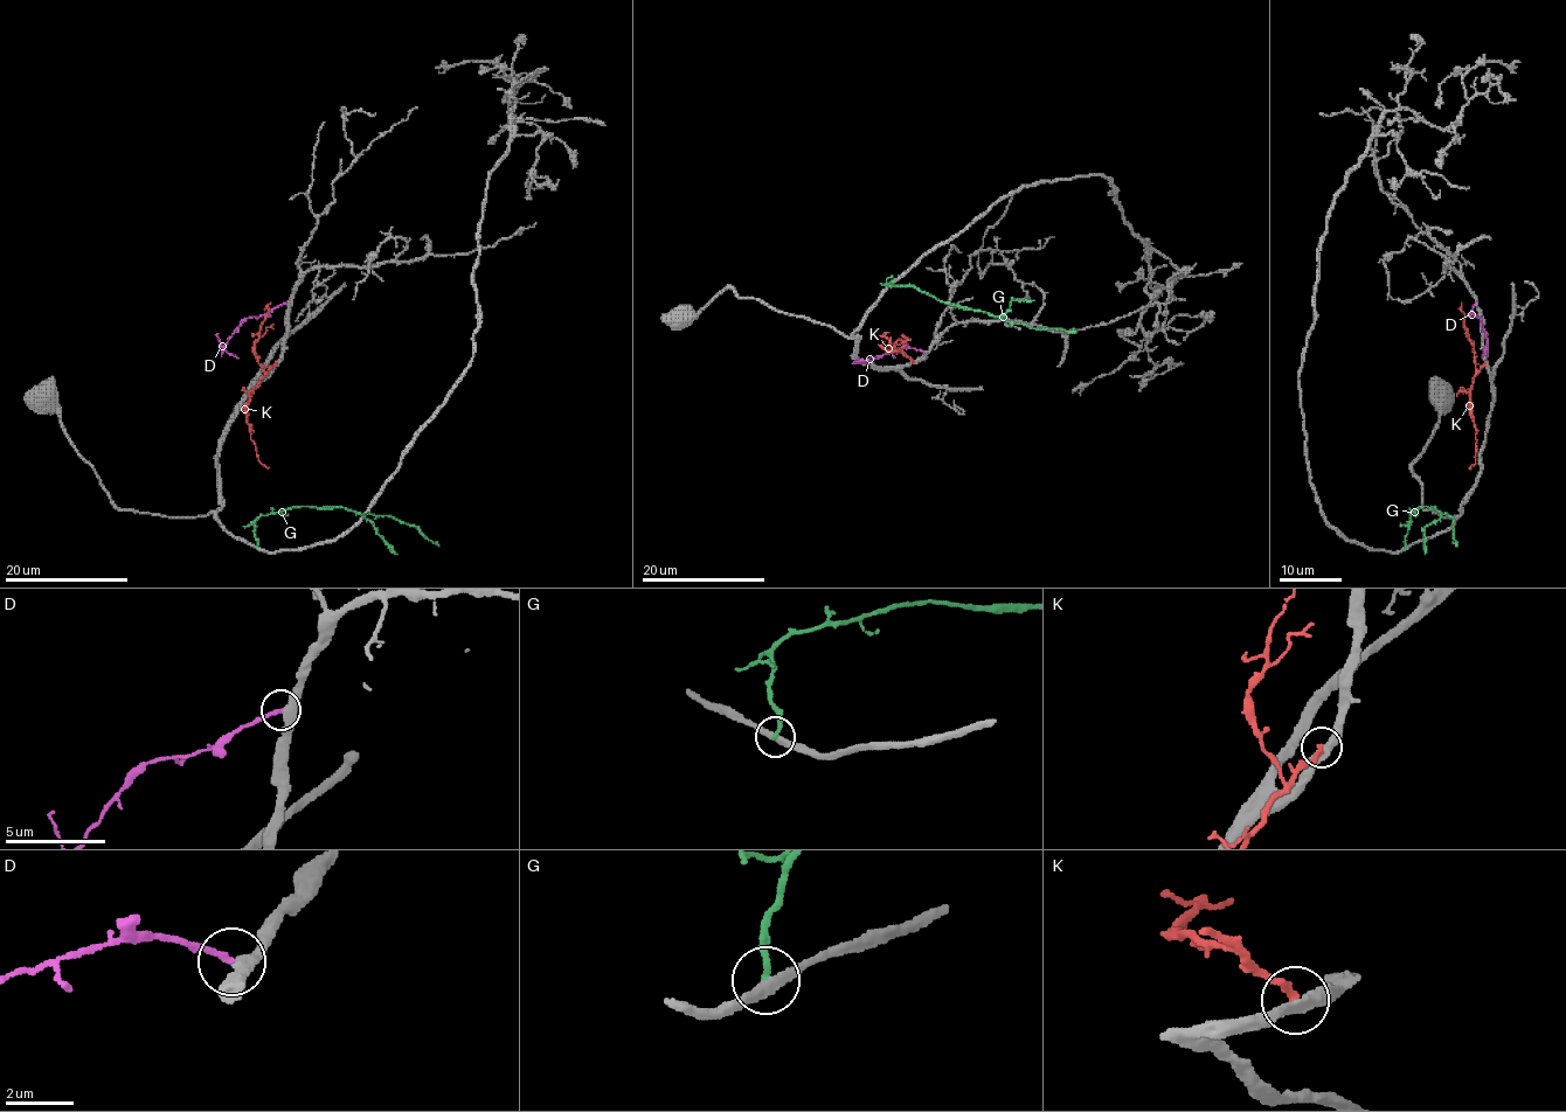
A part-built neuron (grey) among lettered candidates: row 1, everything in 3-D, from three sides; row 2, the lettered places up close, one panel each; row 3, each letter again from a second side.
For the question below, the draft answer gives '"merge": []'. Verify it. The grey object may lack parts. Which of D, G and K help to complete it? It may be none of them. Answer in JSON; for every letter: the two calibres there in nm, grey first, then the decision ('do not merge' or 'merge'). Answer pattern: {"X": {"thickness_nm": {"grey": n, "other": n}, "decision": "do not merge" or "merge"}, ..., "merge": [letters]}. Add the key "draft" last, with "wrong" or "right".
{"D": {"thickness_nm": {"grey": 280, "other": 190}, "decision": "do not merge"}, "G": {"thickness_nm": {"grey": 280, "other": 200}, "decision": "do not merge"}, "K": {"thickness_nm": {"grey": 380, "other": 260}, "decision": "do not merge"}, "merge": [], "draft": "right"}

